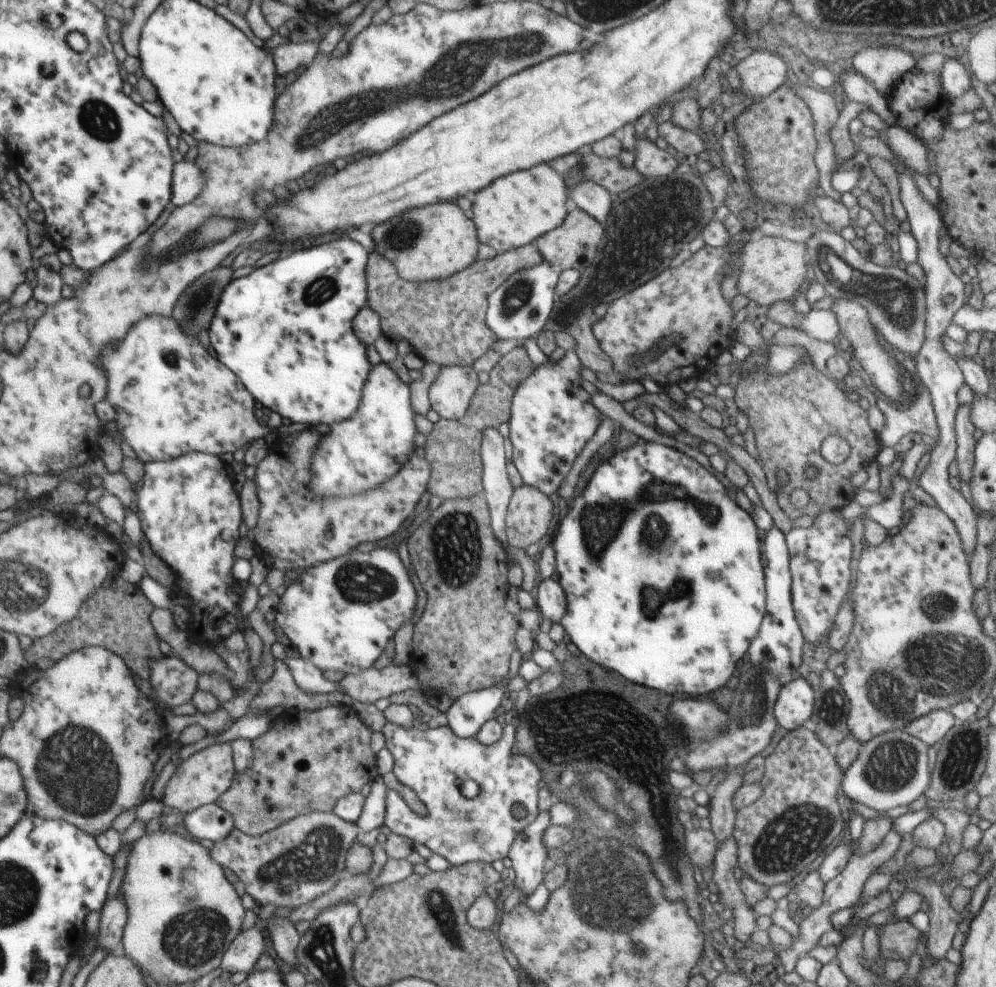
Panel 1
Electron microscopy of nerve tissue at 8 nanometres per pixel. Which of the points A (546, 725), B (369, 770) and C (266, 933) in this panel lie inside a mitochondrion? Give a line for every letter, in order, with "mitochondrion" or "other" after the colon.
A: mitochondrion
B: other
C: other

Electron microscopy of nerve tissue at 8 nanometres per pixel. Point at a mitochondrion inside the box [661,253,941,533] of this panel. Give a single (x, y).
(894, 301)

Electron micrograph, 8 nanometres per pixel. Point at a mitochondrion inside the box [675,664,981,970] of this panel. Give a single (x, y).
(789, 838)

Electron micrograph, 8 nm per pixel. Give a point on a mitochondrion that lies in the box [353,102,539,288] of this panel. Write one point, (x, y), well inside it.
(400, 237)

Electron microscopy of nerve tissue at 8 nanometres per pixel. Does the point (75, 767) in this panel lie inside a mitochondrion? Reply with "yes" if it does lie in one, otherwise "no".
yes

